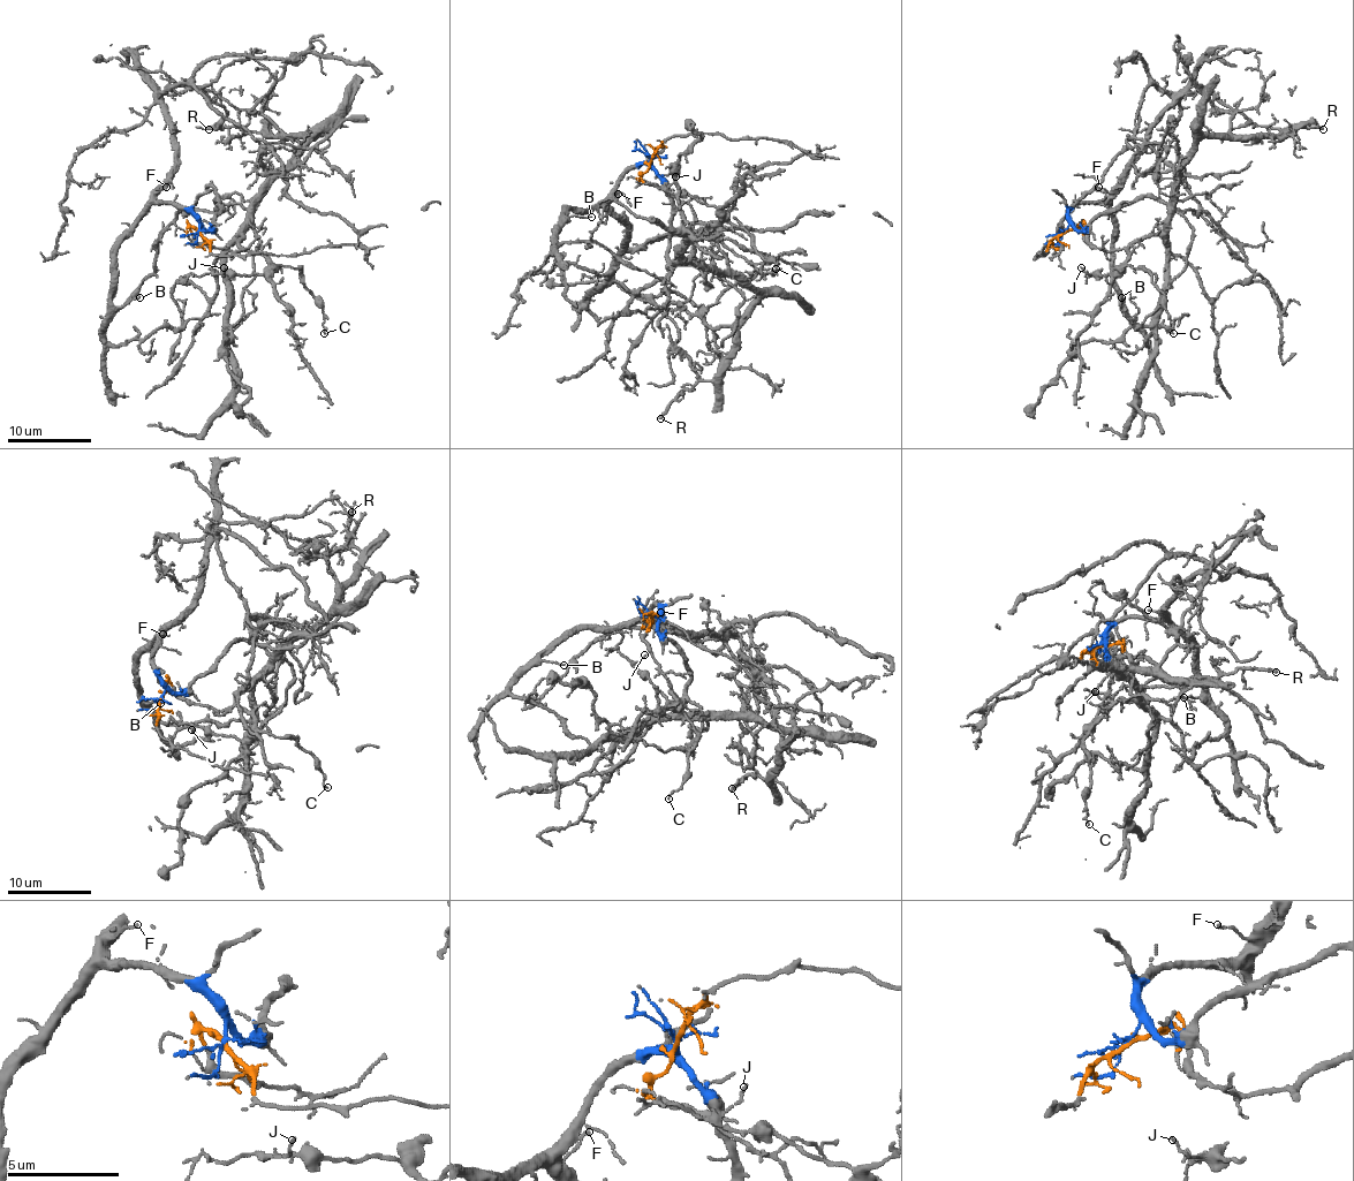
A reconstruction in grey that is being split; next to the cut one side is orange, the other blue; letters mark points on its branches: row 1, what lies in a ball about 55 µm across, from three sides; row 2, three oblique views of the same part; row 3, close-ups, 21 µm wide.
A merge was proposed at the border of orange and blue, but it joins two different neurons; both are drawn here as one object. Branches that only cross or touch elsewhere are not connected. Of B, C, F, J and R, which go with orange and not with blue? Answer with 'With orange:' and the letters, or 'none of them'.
With orange: C, J, R

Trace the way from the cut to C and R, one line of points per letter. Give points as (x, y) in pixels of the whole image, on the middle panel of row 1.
C: (651, 159), (641, 179), (685, 202), (697, 220), (741, 226), (777, 269)
R: (651, 159), (641, 179), (690, 207), (701, 264), (728, 270), (756, 295), (739, 349), (659, 418)

